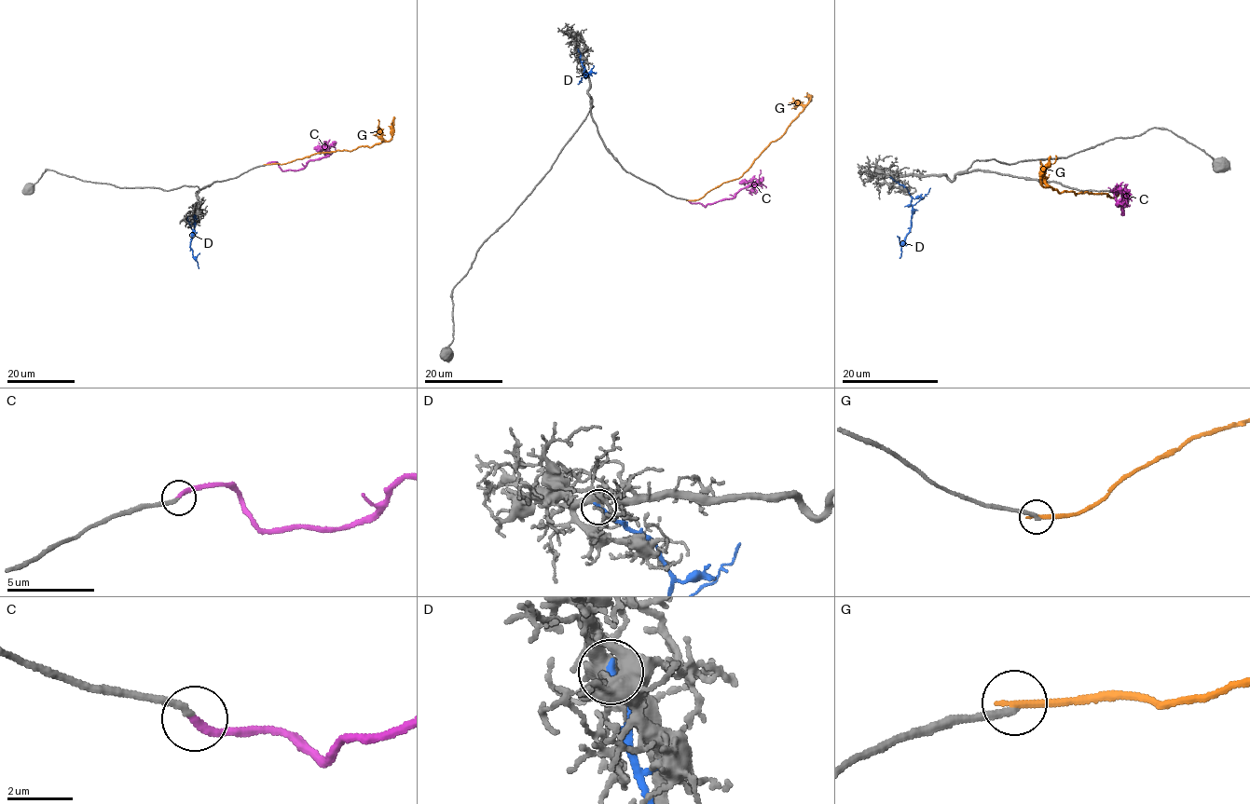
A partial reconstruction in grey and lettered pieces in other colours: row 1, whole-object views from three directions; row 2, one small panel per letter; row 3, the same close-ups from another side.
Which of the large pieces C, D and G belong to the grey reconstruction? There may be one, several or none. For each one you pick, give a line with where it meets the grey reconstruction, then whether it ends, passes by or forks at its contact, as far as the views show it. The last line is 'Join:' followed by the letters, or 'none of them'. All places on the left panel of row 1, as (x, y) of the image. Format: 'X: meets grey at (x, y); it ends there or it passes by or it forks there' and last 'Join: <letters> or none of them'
C: meets grey at (267, 164); it ends there
Join: C

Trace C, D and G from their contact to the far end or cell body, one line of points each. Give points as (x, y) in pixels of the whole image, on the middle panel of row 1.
C: (689, 202), (700, 202), (704, 206), (733, 198), (742, 188), (758, 183), (760, 170)
D: (578, 50), (584, 69), (583, 76), (596, 72)
G: (688, 200), (698, 200), (721, 183), (741, 177), (782, 135), (808, 103), (808, 95), (810, 99)

